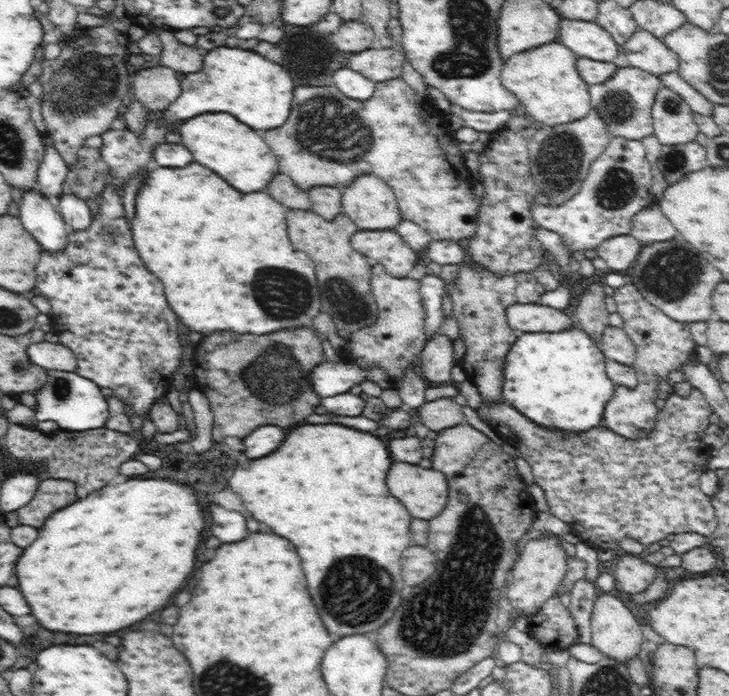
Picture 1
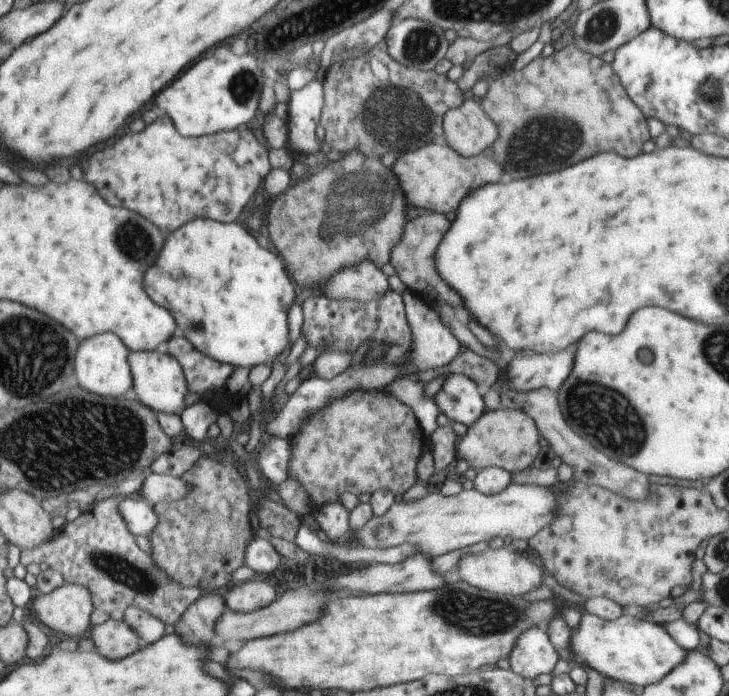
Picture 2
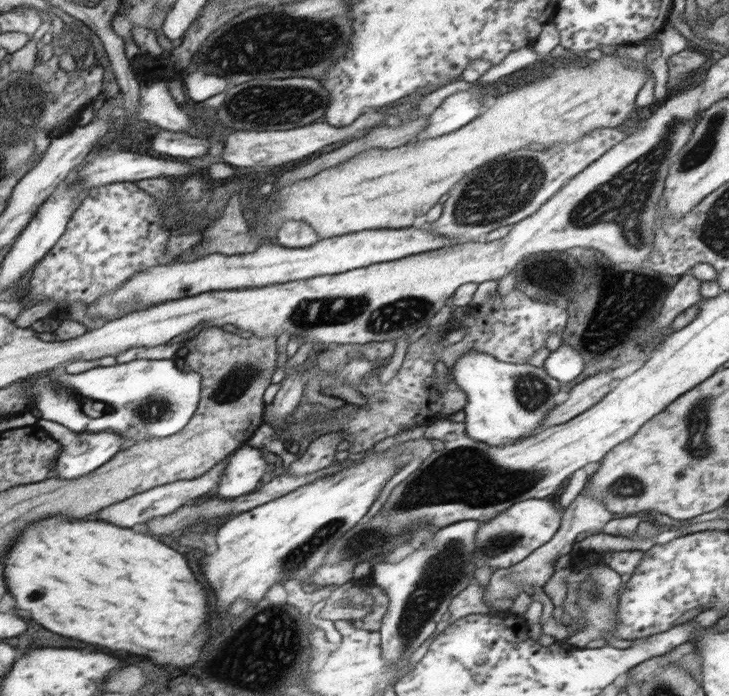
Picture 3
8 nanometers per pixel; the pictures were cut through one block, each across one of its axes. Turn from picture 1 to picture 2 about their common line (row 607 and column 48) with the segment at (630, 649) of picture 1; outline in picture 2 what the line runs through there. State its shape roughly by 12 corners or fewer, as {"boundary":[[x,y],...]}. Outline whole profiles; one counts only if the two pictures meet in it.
{"boundary":[[65,582],[39,593],[32,614],[53,631],[82,638],[94,609],[89,588]]}

